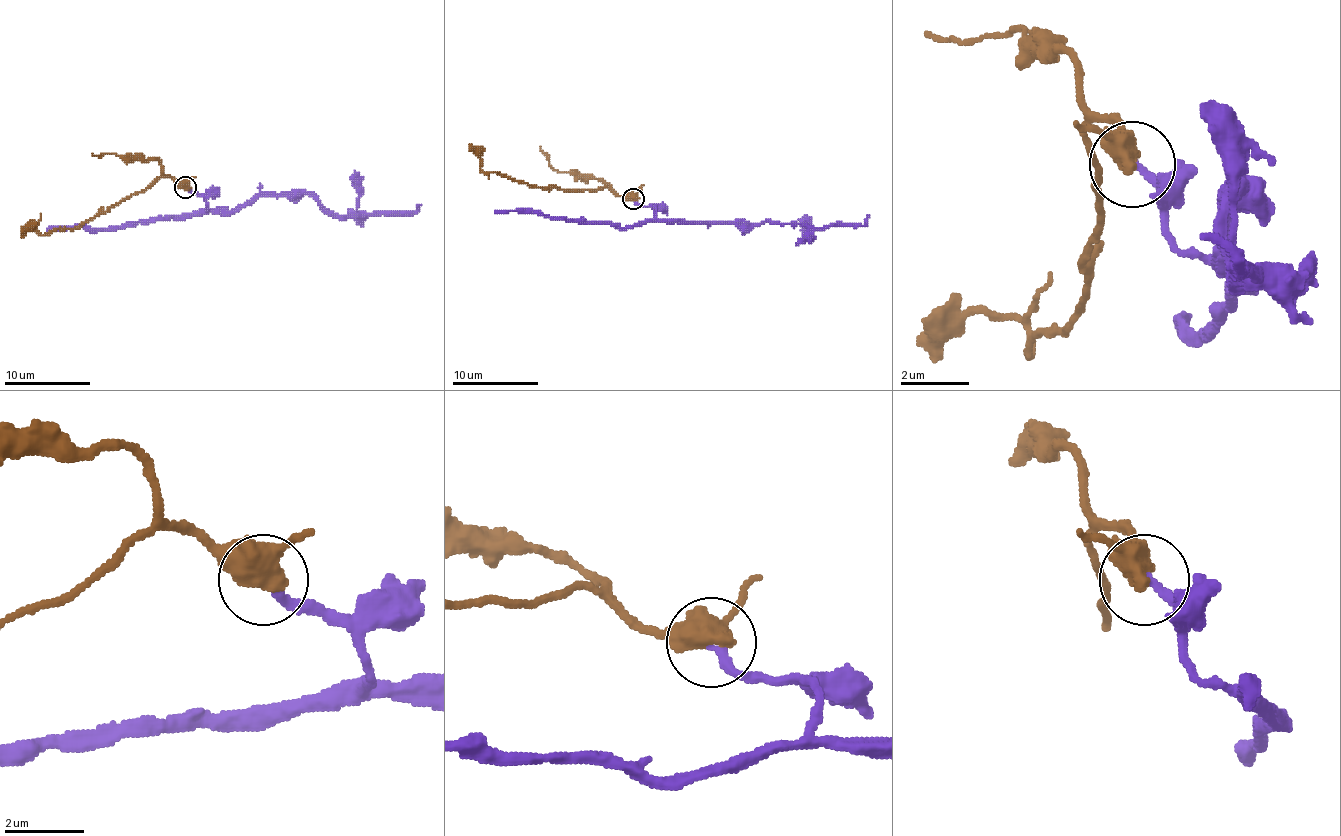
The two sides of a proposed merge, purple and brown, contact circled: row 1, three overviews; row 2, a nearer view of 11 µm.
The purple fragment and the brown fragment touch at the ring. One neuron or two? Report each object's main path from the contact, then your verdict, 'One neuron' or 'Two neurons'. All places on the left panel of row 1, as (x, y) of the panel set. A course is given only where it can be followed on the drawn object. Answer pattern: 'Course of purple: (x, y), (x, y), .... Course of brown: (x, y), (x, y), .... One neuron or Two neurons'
Course of purple: (184, 188), (210, 211), (236, 211), (260, 196), (303, 194), (339, 215), (415, 213), (421, 205). Course of brown: (184, 188), (169, 177), (154, 179), (144, 190), (73, 228), (40, 235), (32, 224), (21, 233). One neuron

